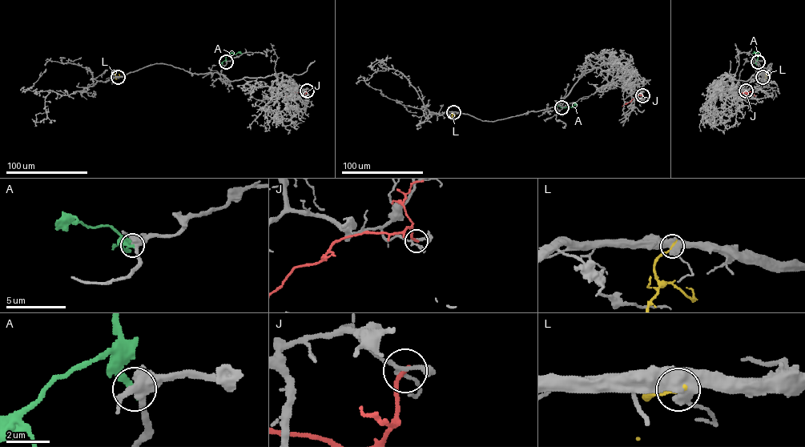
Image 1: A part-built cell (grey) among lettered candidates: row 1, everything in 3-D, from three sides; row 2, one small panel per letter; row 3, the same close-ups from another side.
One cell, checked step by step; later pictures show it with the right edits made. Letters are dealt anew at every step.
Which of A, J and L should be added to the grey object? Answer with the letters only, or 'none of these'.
A

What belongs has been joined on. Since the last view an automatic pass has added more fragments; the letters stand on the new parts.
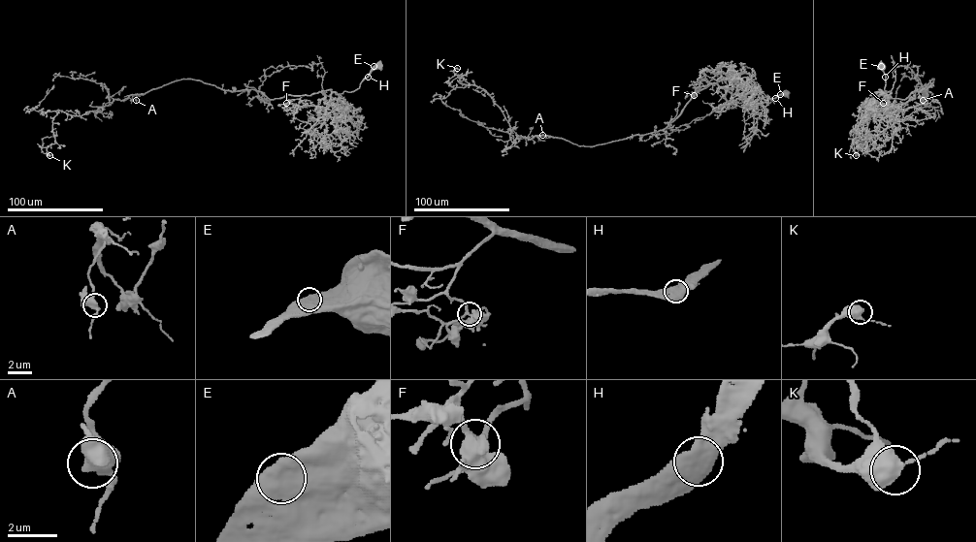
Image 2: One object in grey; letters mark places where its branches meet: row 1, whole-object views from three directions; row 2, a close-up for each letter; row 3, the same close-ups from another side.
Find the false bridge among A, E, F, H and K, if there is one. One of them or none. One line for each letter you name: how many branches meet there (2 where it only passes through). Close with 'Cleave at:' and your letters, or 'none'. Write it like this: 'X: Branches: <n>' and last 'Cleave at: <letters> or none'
Cleave at: none

